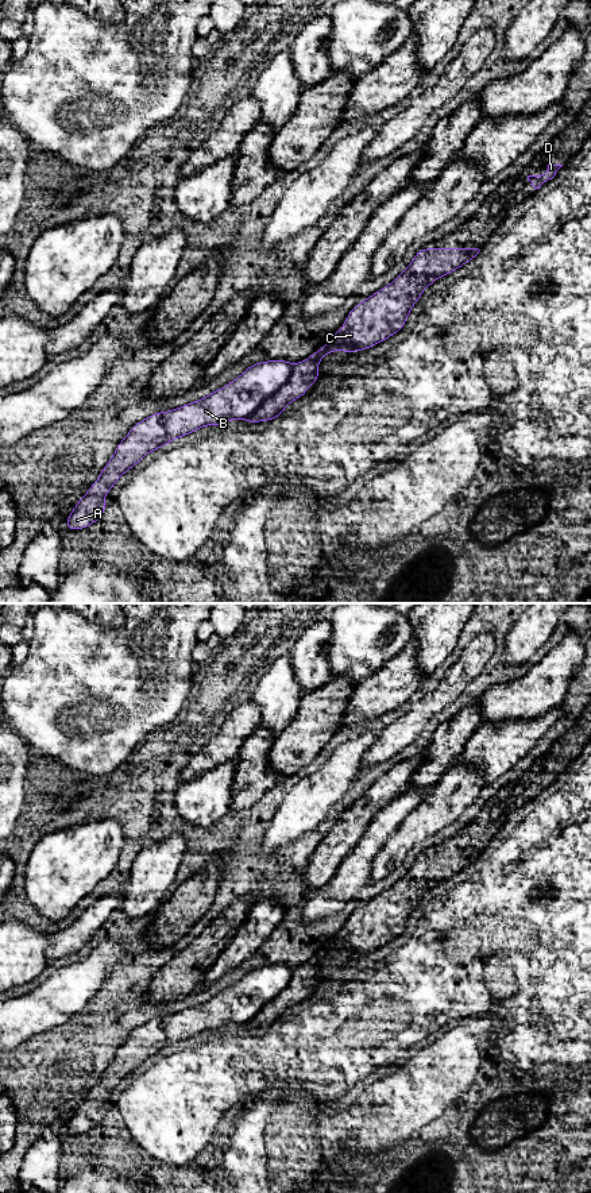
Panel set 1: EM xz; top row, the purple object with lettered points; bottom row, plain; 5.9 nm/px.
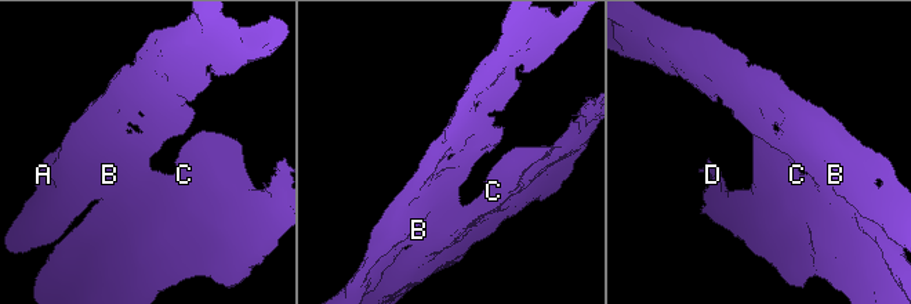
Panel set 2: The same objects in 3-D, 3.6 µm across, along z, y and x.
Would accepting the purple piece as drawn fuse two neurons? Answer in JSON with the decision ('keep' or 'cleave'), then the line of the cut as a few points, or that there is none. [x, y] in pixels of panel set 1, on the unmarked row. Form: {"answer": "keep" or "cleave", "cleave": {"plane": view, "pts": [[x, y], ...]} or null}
{"answer": "cleave", "cleave": {"plane": "xz", "pts": [[294, 969], [290, 981], [247, 1023]]}}

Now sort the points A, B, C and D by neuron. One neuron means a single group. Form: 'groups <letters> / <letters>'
groups A B / C D

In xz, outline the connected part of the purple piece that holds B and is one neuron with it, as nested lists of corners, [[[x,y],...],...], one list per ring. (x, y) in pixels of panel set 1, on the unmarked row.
[[[285,964],[254,968],[208,1001],[173,1015],[157,1016],[136,1027],[117,1049],[97,1085],[74,1109],[65,1132],[80,1135],[97,1127],[107,1113],[103,1101],[151,1055],[161,1054],[166,1047],[185,1042],[205,1030],[220,1031],[231,1024],[248,1023],[289,985],[293,970]]]

